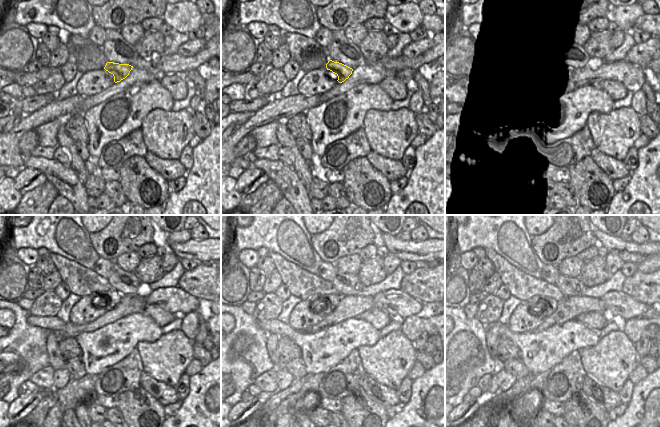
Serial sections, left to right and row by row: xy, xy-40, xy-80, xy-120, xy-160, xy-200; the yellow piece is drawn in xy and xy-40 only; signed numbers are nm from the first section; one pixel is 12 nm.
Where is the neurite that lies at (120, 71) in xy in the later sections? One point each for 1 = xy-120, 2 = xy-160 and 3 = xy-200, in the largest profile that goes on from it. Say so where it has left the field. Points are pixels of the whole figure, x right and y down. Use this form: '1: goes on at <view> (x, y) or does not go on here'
1: goes on at xy-120 (113, 297)
2: goes on at xy-160 (317, 306)
3: goes on at xy-200 (537, 305)

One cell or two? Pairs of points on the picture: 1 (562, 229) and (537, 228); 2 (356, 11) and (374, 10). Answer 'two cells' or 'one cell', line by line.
1: two cells
2: one cell

